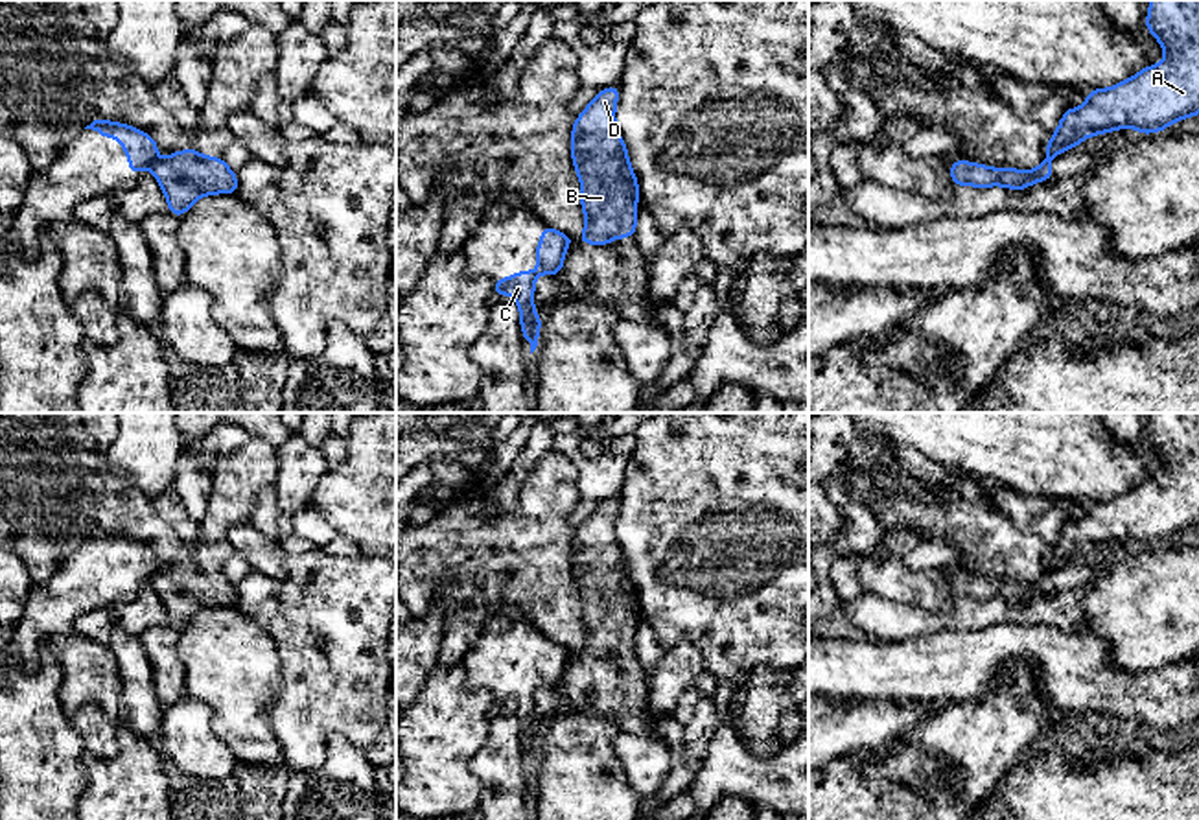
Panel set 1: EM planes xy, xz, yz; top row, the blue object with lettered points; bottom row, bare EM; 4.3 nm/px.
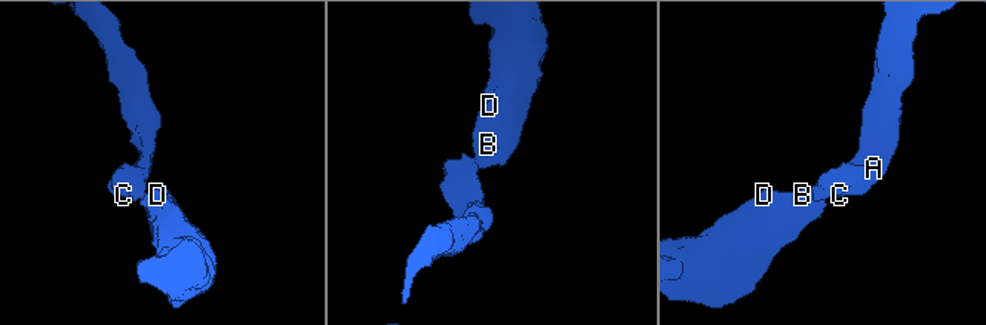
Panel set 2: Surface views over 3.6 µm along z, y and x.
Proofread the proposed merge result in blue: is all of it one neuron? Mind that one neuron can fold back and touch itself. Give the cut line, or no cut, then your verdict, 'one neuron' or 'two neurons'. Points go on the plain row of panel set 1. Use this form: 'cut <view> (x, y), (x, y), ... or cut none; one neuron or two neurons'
cut xy (155, 574), (150, 577); two neurons

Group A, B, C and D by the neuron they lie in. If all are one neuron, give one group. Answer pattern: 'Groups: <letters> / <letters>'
Groups: A C / B D

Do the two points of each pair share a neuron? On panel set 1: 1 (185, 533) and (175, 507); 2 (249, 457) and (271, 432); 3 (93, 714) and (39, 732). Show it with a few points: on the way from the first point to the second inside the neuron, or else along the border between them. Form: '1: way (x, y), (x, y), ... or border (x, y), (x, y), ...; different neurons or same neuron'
1: way (185, 527), (175, 513); same neuron
2: border (251, 435), (264, 437), (275, 446); different neurons
3: border (69, 719), (85, 749); different neurons

